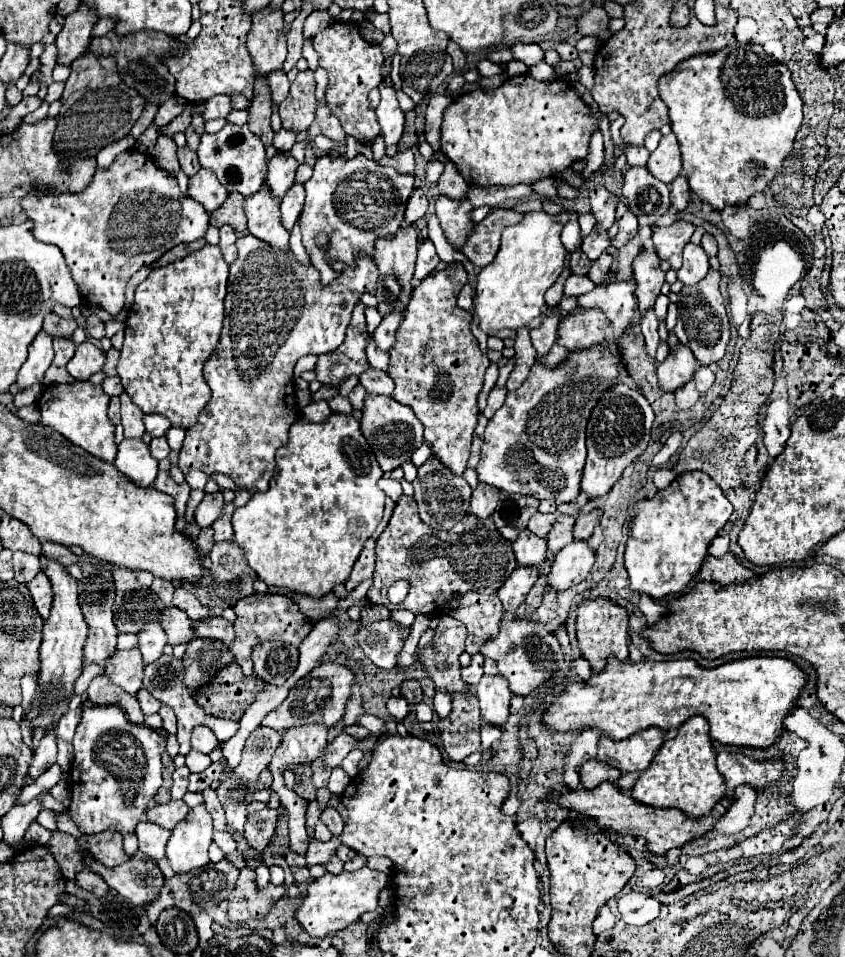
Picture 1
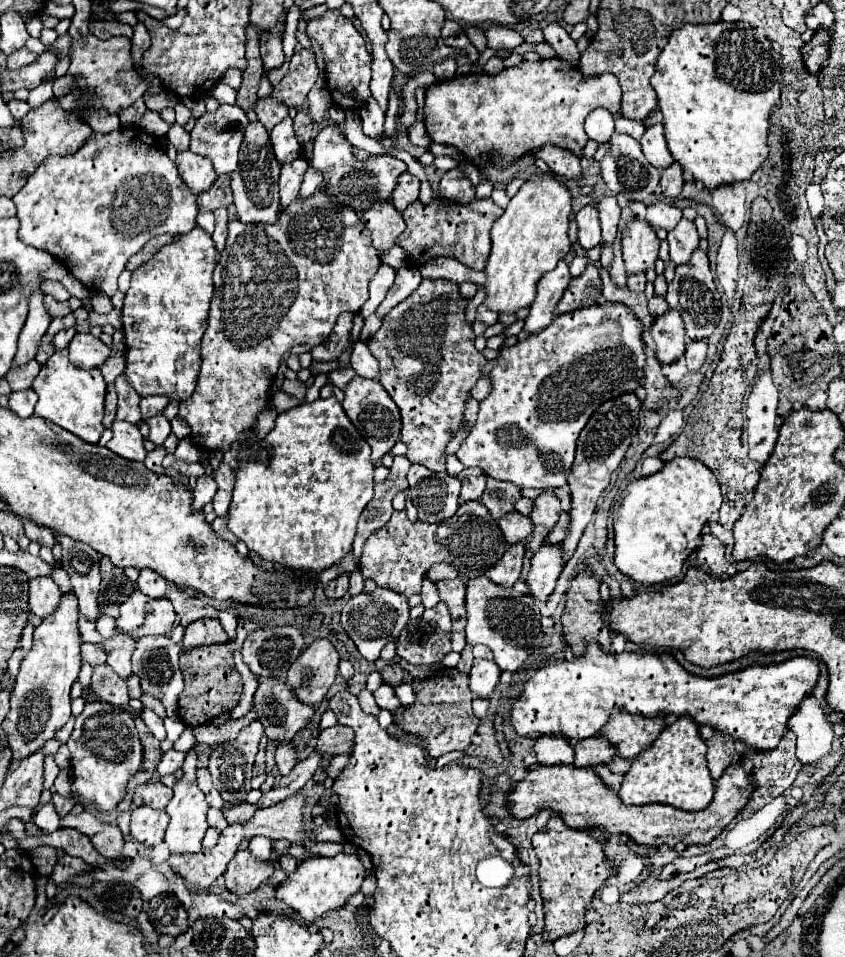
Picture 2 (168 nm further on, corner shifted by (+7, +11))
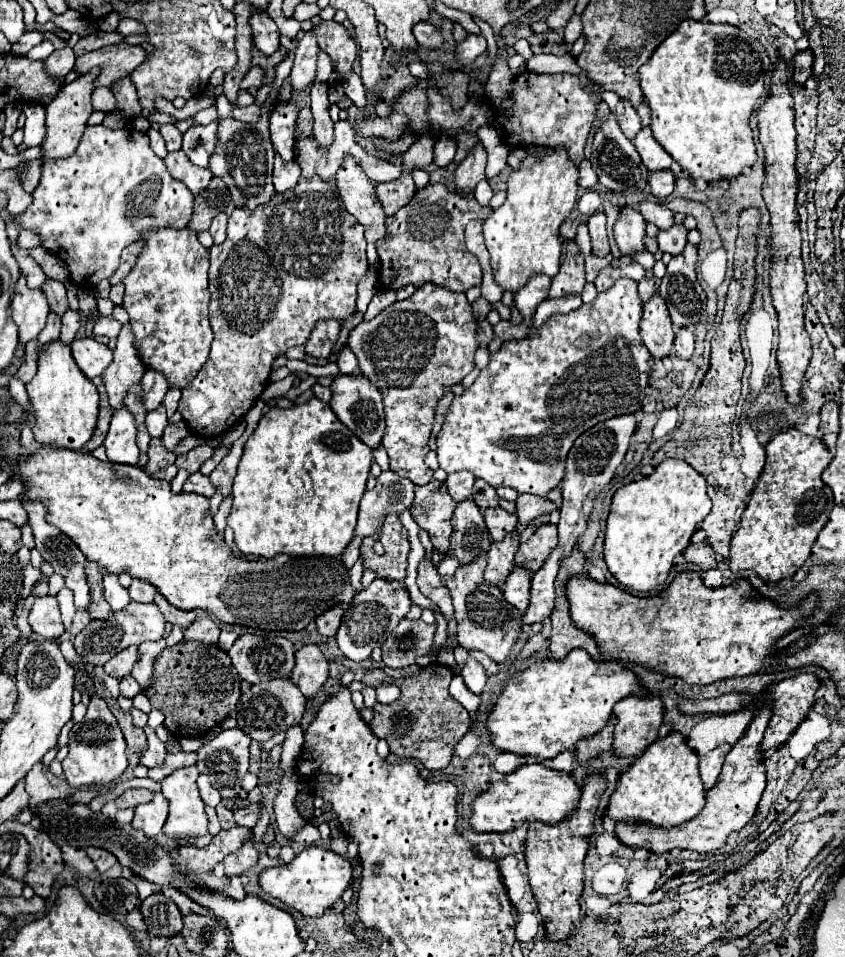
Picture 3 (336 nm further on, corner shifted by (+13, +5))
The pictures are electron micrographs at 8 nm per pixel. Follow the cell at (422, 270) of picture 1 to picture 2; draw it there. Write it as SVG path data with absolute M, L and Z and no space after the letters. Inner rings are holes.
M392 245L392 249L388 249L388 251L382 255L382 263L390 265L390 267L394 267L394 269L400 269L400 267L404 267L404 265L408 263L408 255L404 253L402 247Z

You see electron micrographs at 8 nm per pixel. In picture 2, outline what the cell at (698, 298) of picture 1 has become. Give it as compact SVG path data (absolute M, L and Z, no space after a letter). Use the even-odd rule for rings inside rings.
M696 249L692 253L690 263L676 267L676 275L668 283L666 303L672 309L678 309L686 325L686 335L690 339L708 339L712 335L720 319L720 293L716 291L716 285L714 285L710 267L708 267L708 257L702 249Z

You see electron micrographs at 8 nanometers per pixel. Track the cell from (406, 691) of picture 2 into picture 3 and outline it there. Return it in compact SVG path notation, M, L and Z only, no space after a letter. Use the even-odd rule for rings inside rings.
M382 685L376 689L380 703L392 703L400 697L400 689L396 685Z

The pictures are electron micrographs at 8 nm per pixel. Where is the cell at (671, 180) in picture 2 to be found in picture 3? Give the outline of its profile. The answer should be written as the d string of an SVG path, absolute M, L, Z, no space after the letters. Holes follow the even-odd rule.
M670 169L666 171L656 171L656 173L650 173L650 179L648 179L650 187L652 187L652 195L658 199L658 201L666 201L672 191L674 191L674 173Z

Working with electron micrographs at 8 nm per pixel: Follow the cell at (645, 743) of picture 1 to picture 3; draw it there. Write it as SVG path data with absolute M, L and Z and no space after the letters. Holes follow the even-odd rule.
M648 695L644 699L640 697L628 697L614 707L614 717L616 717L616 727L614 727L614 743L612 751L618 757L634 757L642 753L648 745L652 745L658 739L658 729L662 725L662 701L654 695Z

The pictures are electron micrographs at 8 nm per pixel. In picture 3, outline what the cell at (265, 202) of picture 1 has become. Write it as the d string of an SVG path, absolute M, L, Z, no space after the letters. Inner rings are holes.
M296 47L289 51L288 58L276 67L276 87L268 95L266 107L262 109L262 119L258 123L250 125L250 123L242 123L236 119L220 119L218 145L216 145L216 151L210 159L208 169L226 183L236 207L244 207L248 211L254 211L254 209L266 205L276 195L276 191L272 187L272 165L274 165L276 153L272 149L272 141L270 141L270 133L268 133L268 117L272 113L270 101L276 99L278 89L281 88L283 81L290 74L295 51Z

